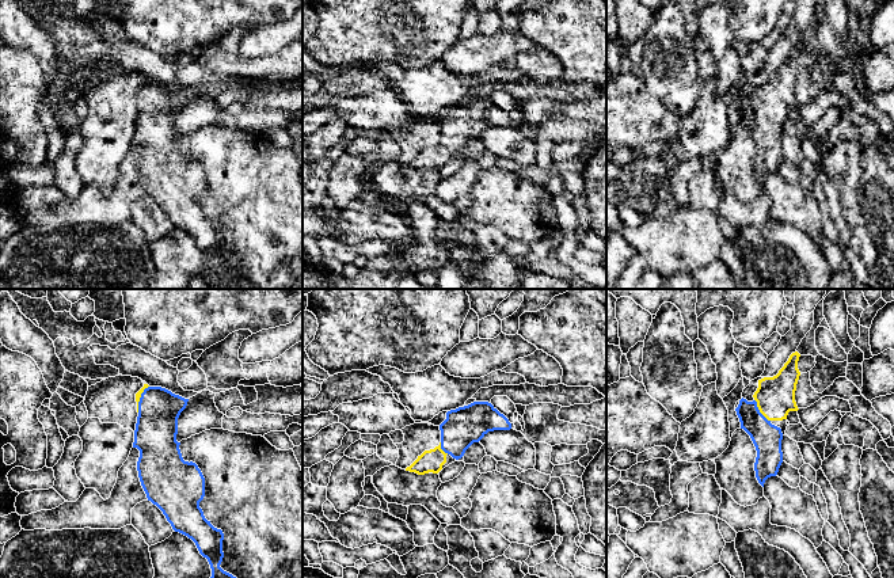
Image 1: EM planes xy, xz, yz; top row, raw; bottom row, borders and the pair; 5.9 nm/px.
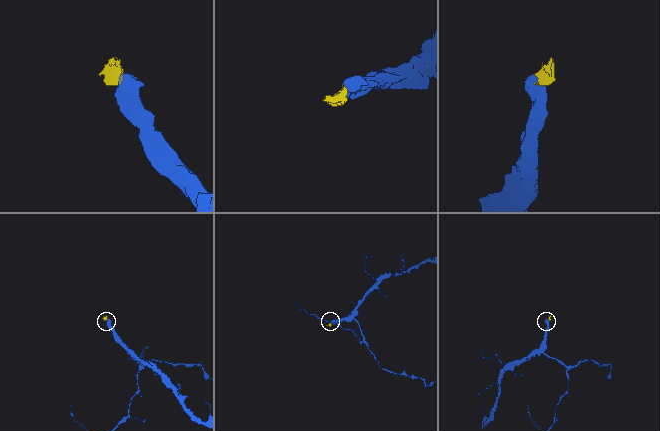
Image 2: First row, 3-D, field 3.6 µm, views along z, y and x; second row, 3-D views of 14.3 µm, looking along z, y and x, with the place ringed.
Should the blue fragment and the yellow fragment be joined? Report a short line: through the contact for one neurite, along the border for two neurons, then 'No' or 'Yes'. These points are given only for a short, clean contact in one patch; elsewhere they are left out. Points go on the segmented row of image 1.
Line: yz (767, 437), (759, 428), (759, 410), (775, 396). Yes

